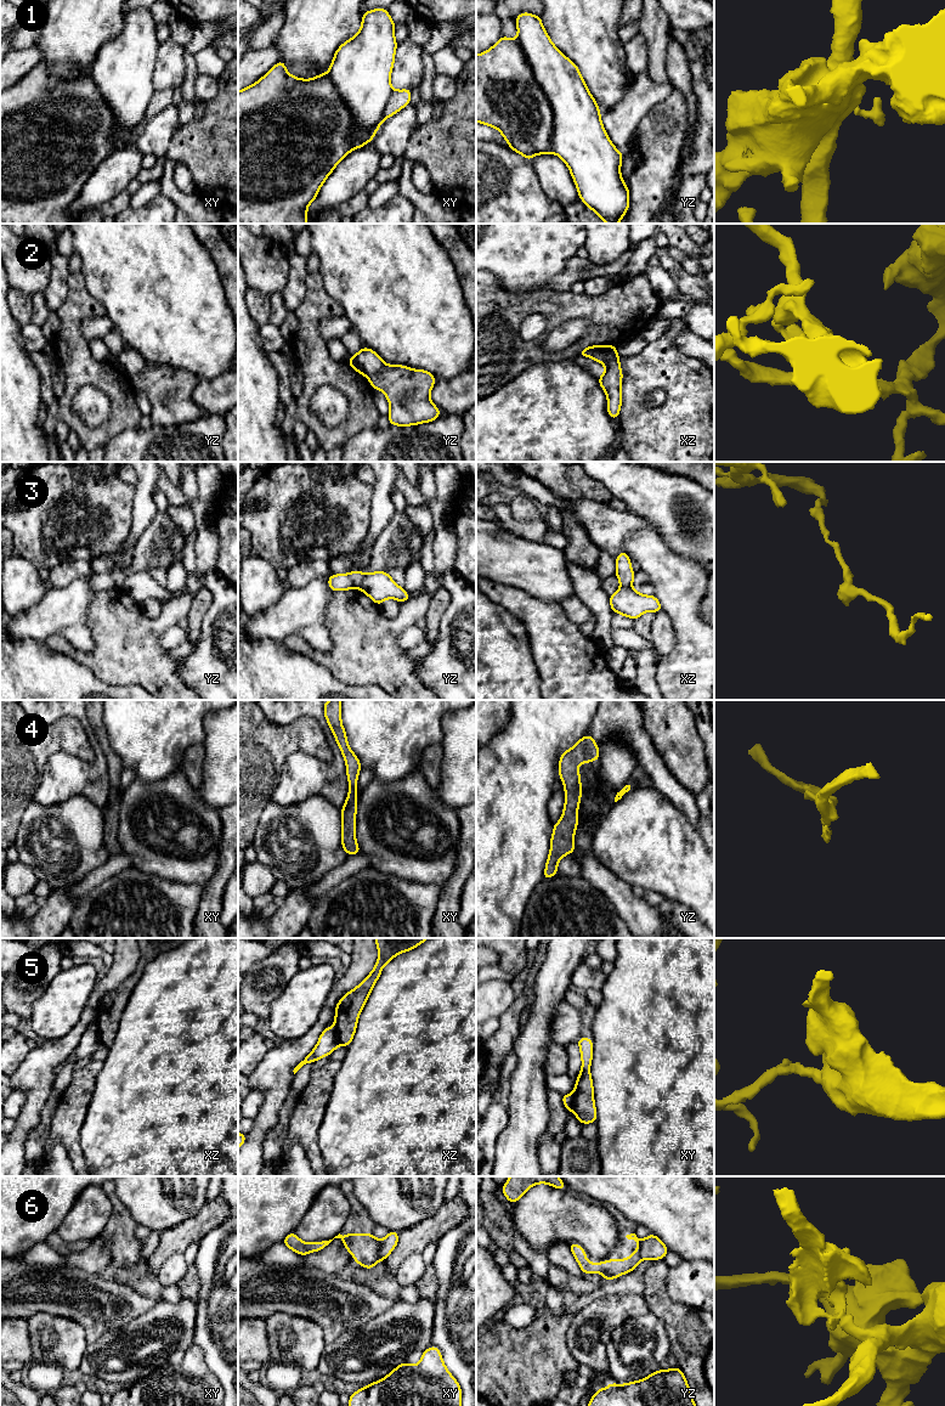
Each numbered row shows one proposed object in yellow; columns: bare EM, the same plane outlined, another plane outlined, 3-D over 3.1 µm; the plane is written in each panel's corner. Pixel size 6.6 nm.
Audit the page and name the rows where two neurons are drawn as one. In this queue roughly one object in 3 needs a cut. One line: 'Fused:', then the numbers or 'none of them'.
Fused: 1, 2, 3, 5, 6

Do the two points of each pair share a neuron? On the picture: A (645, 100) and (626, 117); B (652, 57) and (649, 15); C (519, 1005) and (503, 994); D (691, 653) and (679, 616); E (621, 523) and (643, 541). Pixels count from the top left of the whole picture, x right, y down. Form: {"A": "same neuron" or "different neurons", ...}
{"A": "same neuron", "B": "same neuron", "C": "different neurons", "D": "same neuron", "E": "different neurons"}

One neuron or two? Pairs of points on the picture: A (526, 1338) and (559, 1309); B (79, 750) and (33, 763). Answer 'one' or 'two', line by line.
A: two
B: one

